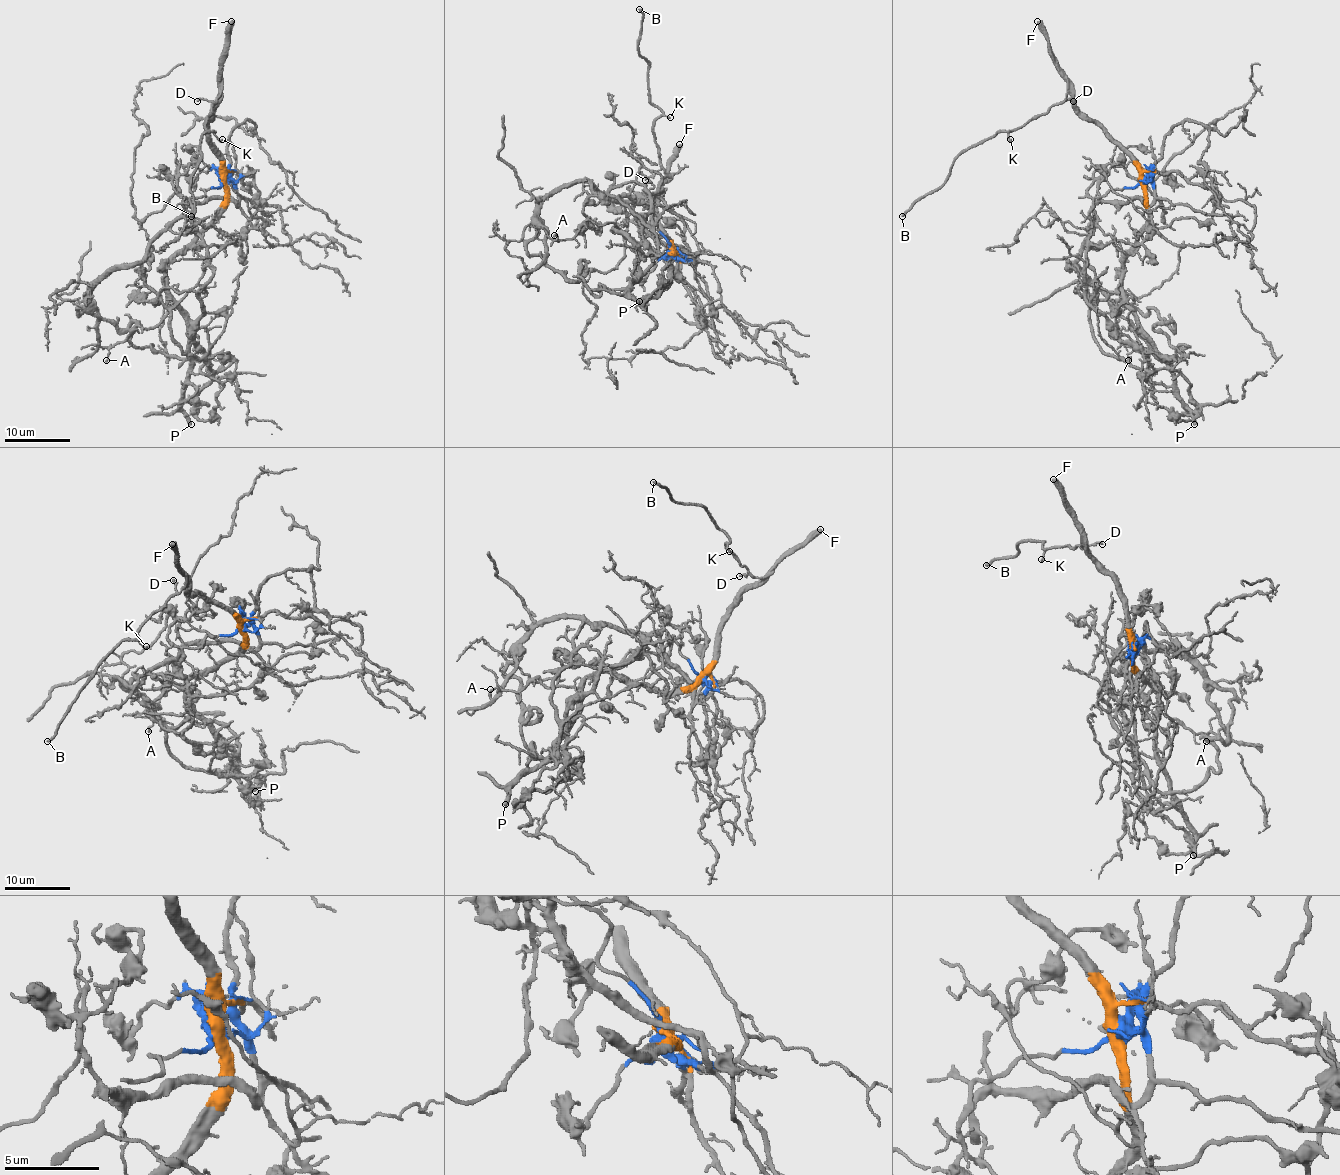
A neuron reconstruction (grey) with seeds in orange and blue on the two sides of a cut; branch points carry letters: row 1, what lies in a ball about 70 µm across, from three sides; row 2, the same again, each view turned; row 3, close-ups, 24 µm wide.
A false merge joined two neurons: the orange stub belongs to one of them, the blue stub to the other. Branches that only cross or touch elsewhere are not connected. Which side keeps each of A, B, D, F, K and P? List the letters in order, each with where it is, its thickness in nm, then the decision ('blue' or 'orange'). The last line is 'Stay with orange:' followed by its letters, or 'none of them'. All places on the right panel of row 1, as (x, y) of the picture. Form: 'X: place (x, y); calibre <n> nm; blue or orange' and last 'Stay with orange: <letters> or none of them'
A: place (1128, 360); calibre 110 nm; orange
B: place (902, 216); calibre 240 nm; orange
D: place (1073, 101); calibre 140 nm; orange
F: place (1037, 21); calibre 500 nm; orange
K: place (1010, 139); calibre 130 nm; orange
P: place (1194, 424); calibre 360 nm; orange
Stay with orange: A, B, D, F, K, P

